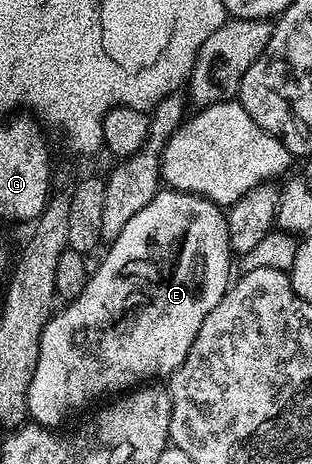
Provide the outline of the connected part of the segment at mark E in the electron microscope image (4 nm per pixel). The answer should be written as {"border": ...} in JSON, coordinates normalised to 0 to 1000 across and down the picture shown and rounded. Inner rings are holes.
{"border":[[[516,409],[420,476],[401,478],[401,496],[375,504],[375,513],[353,519],[343,545],[330,543],[311,586],[282,595],[272,625],[244,647],[224,649],[167,679],[144,711],[131,720],[131,746],[119,763],[119,789],[106,797],[106,823],[93,823],[87,843],[87,884],[96,903],[115,914],[154,916],[167,905],[189,905],[189,897],[215,897],[228,879],[253,879],[266,862],[292,862],[292,853],[317,853],[317,845],[343,845],[343,836],[381,836],[388,828],[404,841],[429,838],[462,823],[497,823],[513,815],[545,813],[593,780],[593,763],[606,763],[606,746],[619,746],[619,728],[631,728],[631,711],[644,711],[644,694],[657,694],[657,677],[708,651],[708,642],[744,610],[740,560],[747,545],[734,530],[728,502],[728,468],[718,450],[679,431],[651,422],[625,422],[612,414],[564,414],[558,409]]]}

